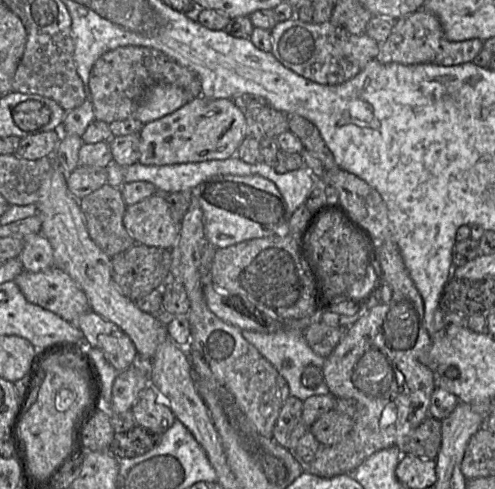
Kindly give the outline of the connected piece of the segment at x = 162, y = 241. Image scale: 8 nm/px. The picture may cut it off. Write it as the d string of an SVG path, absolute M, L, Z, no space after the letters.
M156 194L127 206L123 224L136 244L149 247L171 249L180 232L166 199Z

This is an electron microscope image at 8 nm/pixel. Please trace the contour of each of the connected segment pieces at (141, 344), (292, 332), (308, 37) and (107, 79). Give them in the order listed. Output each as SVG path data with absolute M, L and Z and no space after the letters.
M52 156L51 169L40 186L35 203L42 223L40 233L53 249L54 267L67 273L84 291L91 311L122 329L132 340L137 353L153 358L158 346L169 338L166 317L141 311L134 301L121 293L111 276L111 258L90 238L79 202L68 190L66 179Z
M316 318L282 320L282 326L272 333L261 333L249 330L242 331L244 339L252 344L286 380L289 386L290 395L302 401L311 396L324 395L329 393L328 387L324 381L322 381L316 388L308 388L303 386L301 383L301 375L306 366L314 365L321 369L325 361L325 358L317 355L310 348L303 334L304 330L315 320Z
M296 17L278 22L271 30L272 50L274 57L285 67L306 79L323 85L338 85L356 76L366 64L375 59L380 44L367 34L354 35L344 28L333 25L330 21L320 24L306 23Z
M121 46L100 56L89 75L89 89L96 120L110 124L133 117L144 92L156 84L169 84L182 89L189 99L201 95L198 75L181 66L163 52L143 46Z

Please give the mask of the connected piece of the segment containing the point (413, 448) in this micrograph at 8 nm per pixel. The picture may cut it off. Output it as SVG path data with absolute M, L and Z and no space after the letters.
M427 417L405 440L401 447L402 455L407 453L435 459L441 447L441 440L441 421Z

